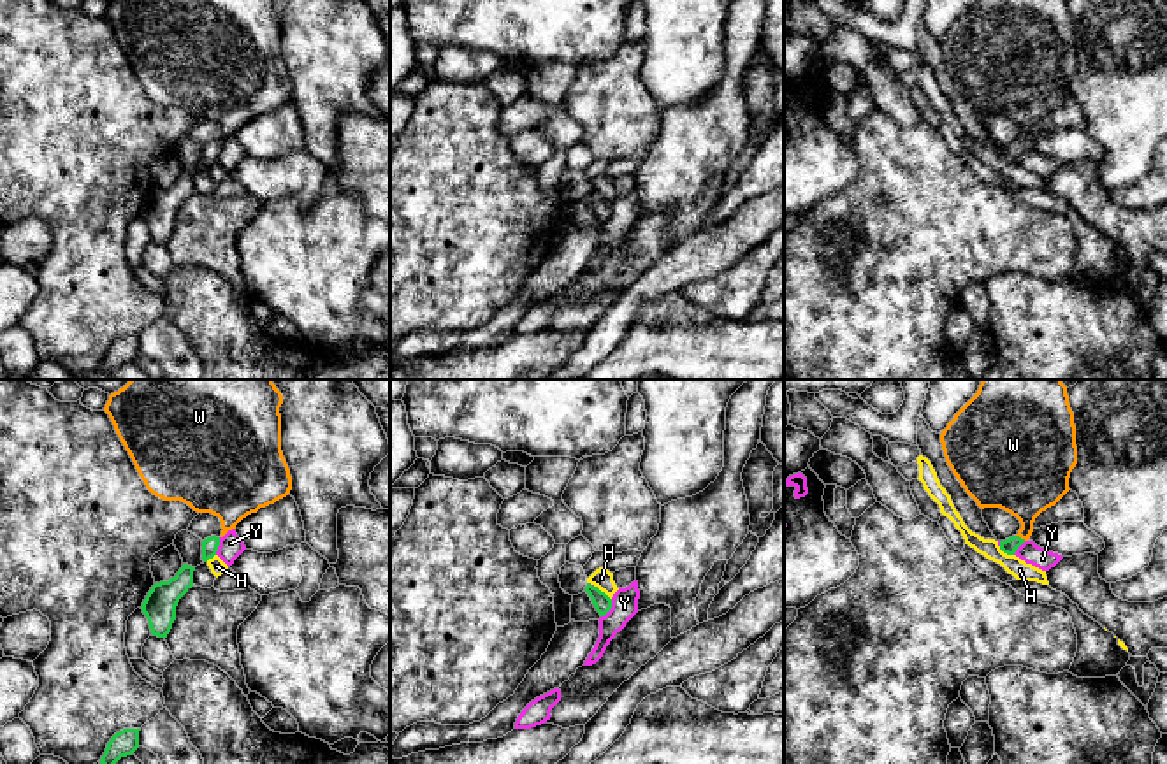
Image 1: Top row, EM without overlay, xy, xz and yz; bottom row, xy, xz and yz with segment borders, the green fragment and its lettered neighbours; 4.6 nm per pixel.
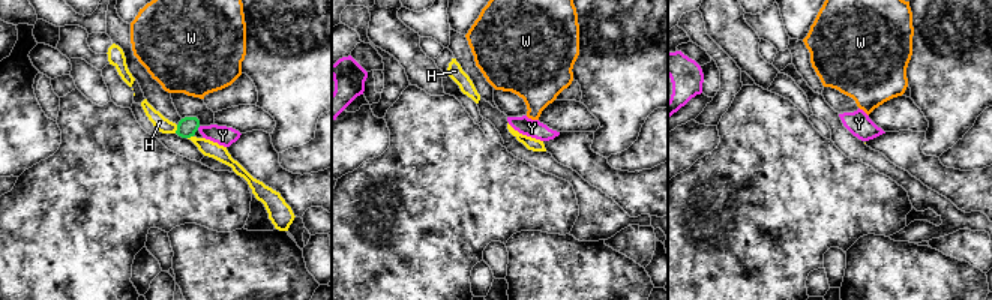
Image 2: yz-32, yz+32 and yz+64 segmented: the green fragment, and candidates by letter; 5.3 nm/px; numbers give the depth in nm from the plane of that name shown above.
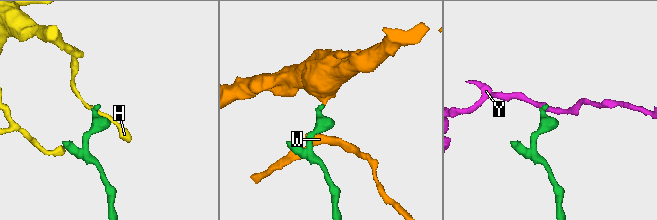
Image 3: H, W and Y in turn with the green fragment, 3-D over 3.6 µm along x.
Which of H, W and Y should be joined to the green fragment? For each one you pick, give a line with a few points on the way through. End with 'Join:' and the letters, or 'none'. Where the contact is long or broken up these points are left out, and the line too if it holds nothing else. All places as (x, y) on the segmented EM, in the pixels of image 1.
W: across yz (1009, 547), (1020, 538), (1025, 531), (1025, 483)
Join: W

